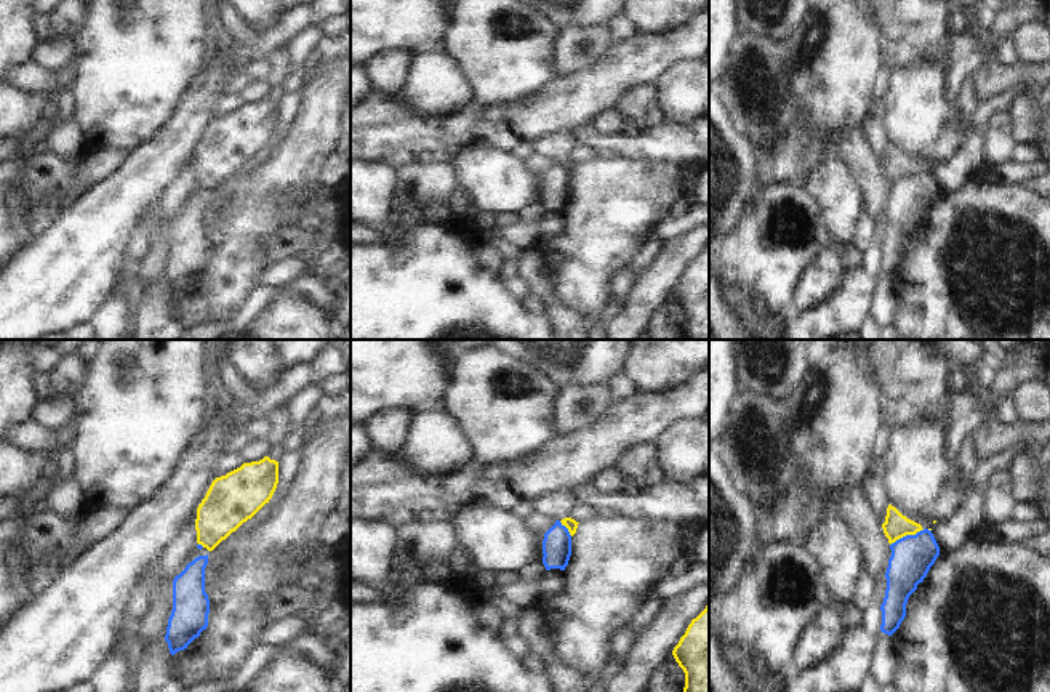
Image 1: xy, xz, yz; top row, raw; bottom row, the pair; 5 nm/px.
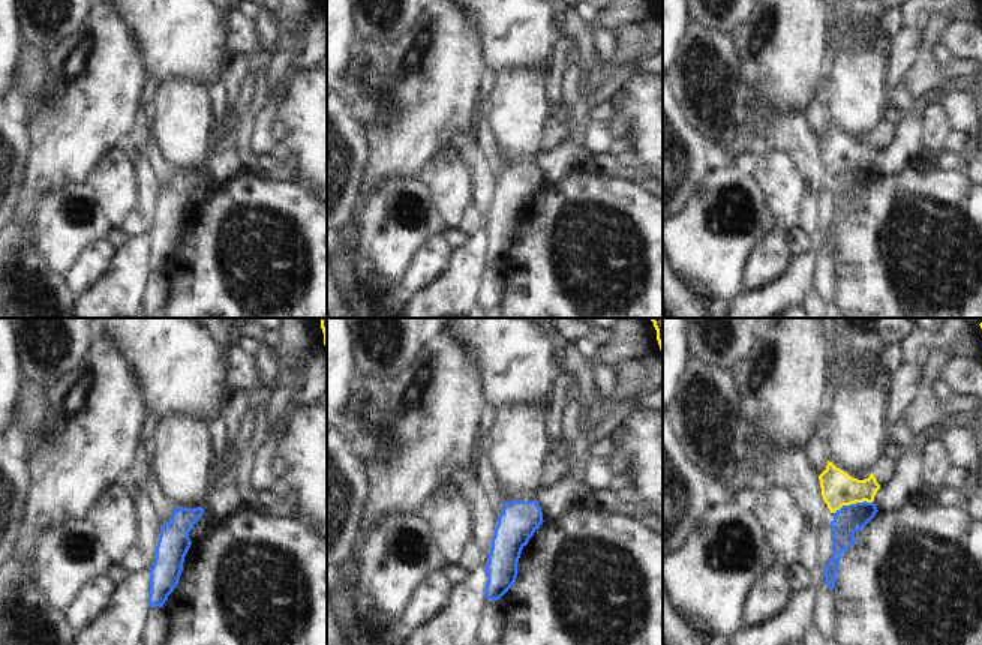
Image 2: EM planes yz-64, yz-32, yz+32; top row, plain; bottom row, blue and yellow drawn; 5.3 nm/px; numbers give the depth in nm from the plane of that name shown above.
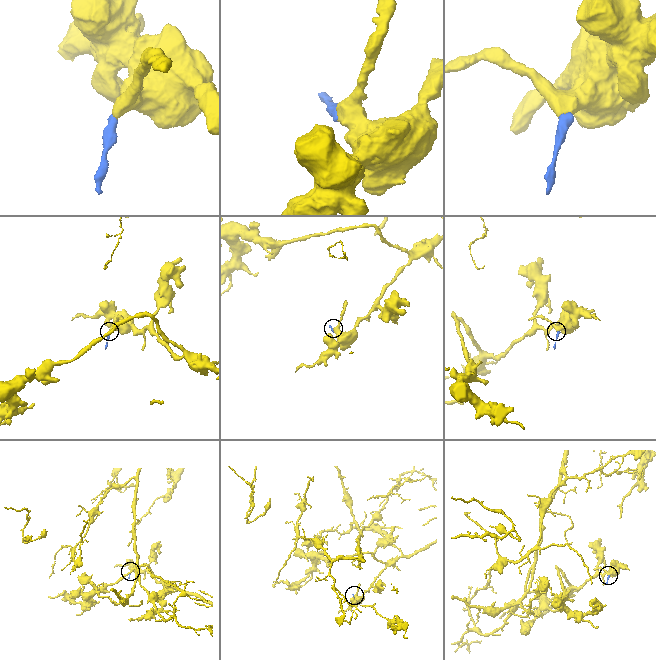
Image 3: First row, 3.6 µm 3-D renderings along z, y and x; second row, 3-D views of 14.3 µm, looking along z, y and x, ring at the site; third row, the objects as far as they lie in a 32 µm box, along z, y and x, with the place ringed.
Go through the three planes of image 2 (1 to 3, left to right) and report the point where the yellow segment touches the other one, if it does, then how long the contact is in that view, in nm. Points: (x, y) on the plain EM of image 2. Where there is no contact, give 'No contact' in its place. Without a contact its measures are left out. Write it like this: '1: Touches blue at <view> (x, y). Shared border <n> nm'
1: No contact
2: No contact
3: Touches blue at yz+32 (852, 168). Shared border 220 nm.

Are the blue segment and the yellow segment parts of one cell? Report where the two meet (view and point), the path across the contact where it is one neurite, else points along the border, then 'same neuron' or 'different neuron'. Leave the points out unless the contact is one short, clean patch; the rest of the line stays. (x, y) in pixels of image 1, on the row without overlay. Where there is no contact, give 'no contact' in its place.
meets blue in yz at (906, 177); border along yz (924, 170), (906, 175), (890, 186); different neuron

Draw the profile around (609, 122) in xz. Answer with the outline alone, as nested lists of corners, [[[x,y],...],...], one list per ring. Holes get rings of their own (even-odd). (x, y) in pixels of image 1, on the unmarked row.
[[[607,109],[592,122],[594,128],[603,135],[621,133],[626,127],[624,119],[616,109]]]

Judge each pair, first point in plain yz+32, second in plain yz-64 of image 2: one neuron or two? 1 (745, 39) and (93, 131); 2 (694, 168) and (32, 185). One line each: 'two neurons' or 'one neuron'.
1: one neuron
2: two neurons

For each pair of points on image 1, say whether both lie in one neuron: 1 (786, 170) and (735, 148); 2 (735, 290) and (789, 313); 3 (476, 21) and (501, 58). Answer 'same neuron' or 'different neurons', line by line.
1: different neurons
2: same neuron
3: same neuron

